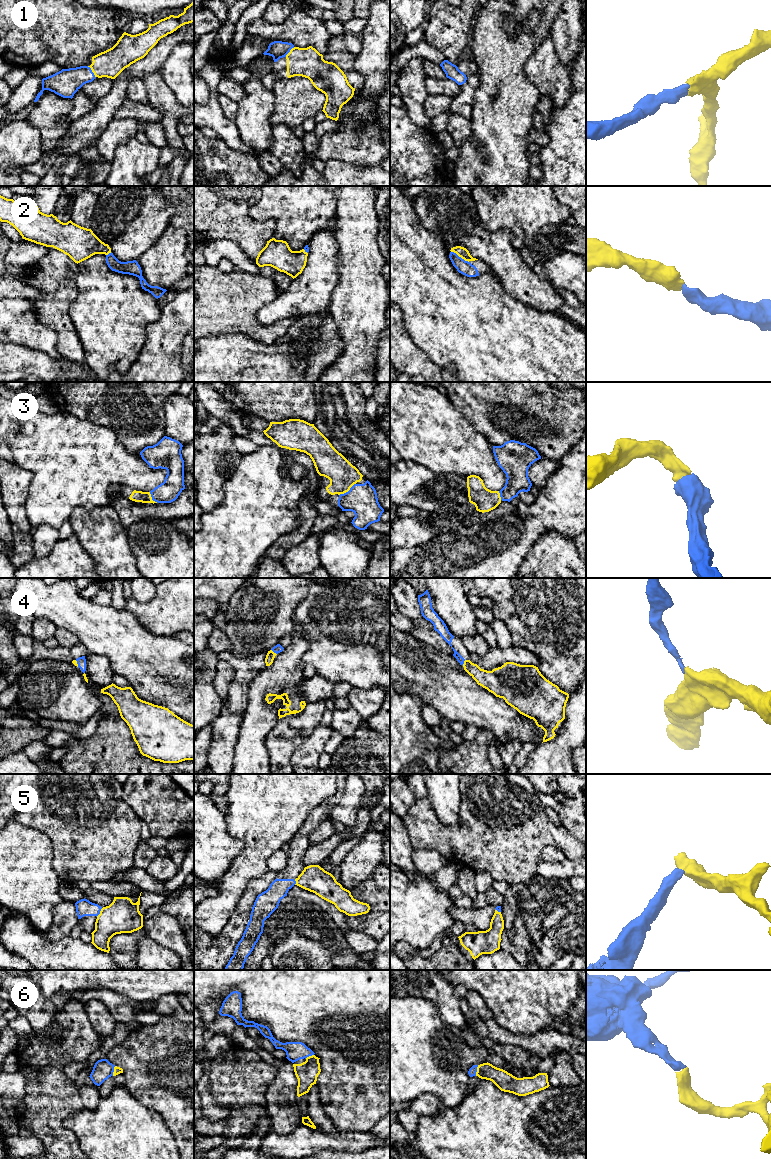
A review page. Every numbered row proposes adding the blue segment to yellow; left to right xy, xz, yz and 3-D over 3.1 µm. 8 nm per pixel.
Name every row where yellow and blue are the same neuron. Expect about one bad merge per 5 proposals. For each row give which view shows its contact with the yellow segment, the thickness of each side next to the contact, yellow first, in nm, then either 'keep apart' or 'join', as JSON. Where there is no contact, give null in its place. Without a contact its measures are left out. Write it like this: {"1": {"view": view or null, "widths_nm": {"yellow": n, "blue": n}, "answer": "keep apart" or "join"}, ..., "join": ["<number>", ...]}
{"1": {"view": "xy", "widths_nm": {"yellow": 220, "blue": 220}, "answer": "join"}, "2": {"view": "yz", "widths_nm": {"yellow": 90, "blue": 110}, "answer": "join"}, "3": {"view": "xz", "widths_nm": {"yellow": 220, "blue": 240}, "answer": "join"}, "4": {"view": "xz", "widths_nm": {"yellow": 70, "blue": 70}, "answer": "join"}, "5": {"view": "xy", "widths_nm": {"yellow": 280, "blue": 140}, "answer": "keep apart"}, "6": {"view": "yz", "widths_nm": {"yellow": 150, "blue": 70}, "answer": "join"}, "join": ["1", "2", "3", "4", "6"]}

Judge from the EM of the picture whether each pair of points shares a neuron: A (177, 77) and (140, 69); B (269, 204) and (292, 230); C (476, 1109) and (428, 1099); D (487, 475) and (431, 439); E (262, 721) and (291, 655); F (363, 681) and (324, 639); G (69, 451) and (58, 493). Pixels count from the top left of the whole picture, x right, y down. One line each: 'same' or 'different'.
A: different
B: same
C: different
D: same
E: same
F: same
G: same

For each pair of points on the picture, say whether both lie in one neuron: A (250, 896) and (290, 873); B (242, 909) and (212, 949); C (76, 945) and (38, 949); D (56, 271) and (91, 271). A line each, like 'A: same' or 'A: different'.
A: different
B: same
C: same
D: different

